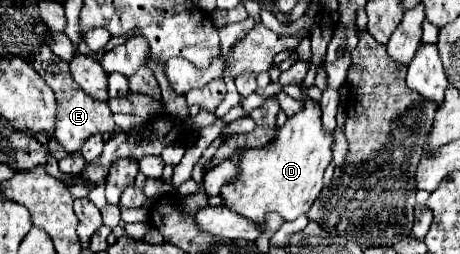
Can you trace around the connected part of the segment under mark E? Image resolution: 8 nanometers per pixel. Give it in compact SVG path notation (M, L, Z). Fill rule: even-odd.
M47 45L35 55L31 55L31 65L33 69L45 79L45 83L53 89L57 97L57 129L55 129L55 139L71 153L79 153L83 143L91 135L105 135L115 129L115 123L111 121L111 111L107 109L107 103L95 101L83 89L79 89L69 73L69 63L59 59Z

